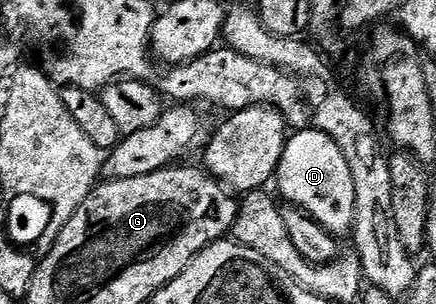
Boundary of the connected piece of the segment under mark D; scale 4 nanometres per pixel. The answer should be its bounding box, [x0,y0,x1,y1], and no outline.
[274,129,355,237]

